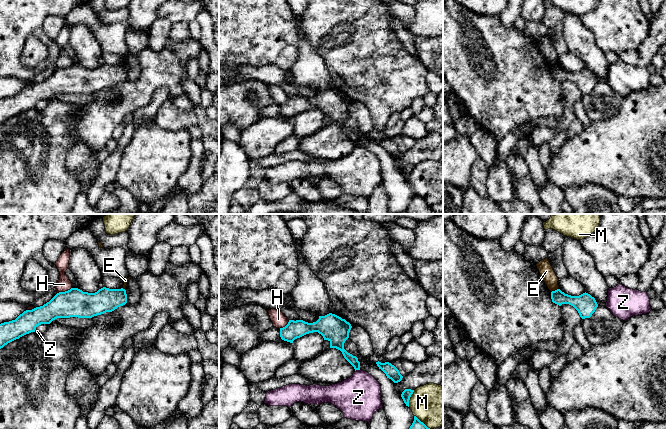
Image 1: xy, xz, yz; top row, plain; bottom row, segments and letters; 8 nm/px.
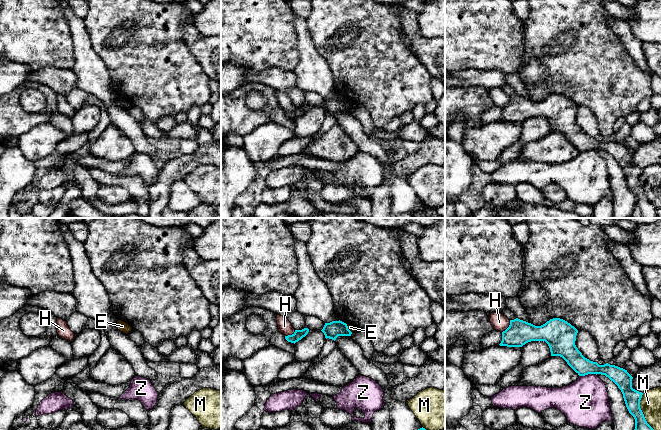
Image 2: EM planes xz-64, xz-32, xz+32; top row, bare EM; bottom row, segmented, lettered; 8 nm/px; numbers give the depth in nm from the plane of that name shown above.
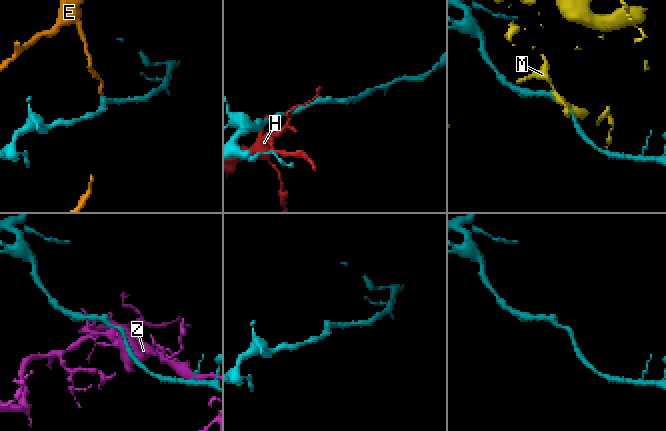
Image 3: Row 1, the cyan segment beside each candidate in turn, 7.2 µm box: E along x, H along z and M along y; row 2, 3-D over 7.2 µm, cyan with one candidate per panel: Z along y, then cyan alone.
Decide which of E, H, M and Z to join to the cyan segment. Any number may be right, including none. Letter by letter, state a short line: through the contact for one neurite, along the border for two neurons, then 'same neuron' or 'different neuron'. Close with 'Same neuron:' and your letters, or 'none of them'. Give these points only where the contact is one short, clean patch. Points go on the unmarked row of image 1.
E: line yz (558, 64), (551, 68); different neuron
H: different neuron
M: different neuron
Z: different neuron
Same neuron: none of them

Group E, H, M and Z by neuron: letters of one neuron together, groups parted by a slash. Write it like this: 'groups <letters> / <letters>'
groups E / H / M / Z

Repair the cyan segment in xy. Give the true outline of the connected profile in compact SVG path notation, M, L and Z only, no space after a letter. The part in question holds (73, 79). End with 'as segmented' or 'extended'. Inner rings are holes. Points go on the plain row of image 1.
M103 63L95 69L71 64L57 69L49 78L26 86L15 96L0 100L0 125L20 113L35 108L41 100L50 100L57 94L92 94L112 88L127 79L126 66Z; as segmented

